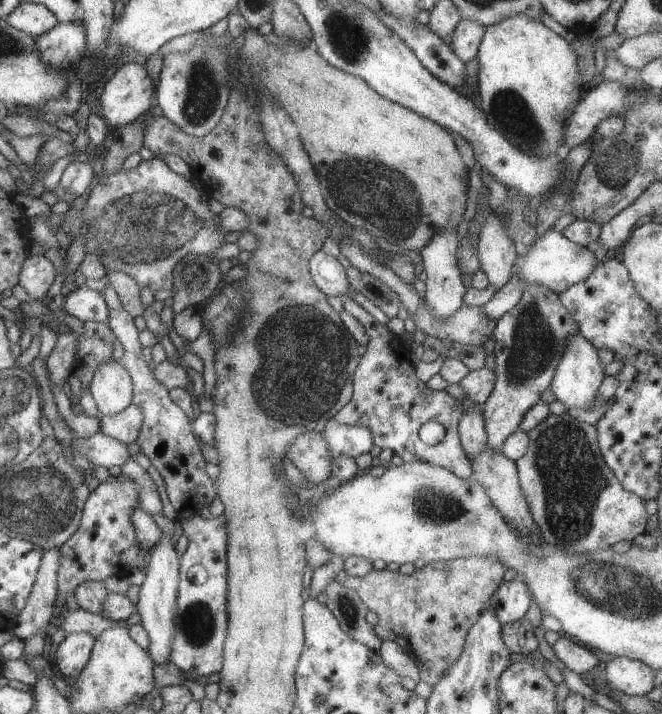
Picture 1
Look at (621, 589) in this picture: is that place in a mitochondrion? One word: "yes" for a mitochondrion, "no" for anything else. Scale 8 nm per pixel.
yes

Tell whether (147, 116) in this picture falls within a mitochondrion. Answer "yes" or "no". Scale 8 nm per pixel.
no

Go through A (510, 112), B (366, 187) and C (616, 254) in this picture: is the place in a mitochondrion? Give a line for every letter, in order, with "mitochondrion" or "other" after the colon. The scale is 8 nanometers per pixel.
A: mitochondrion
B: mitochondrion
C: other

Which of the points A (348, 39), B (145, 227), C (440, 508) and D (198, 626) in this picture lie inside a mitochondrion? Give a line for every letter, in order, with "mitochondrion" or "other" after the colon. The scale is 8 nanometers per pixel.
A: mitochondrion
B: mitochondrion
C: mitochondrion
D: mitochondrion

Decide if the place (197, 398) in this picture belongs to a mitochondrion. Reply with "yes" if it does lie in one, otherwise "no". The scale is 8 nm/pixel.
no

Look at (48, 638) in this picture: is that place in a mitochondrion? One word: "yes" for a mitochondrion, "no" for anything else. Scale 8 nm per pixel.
no

